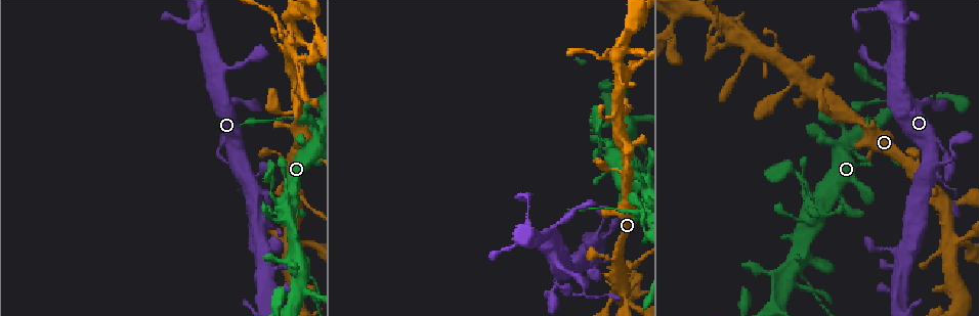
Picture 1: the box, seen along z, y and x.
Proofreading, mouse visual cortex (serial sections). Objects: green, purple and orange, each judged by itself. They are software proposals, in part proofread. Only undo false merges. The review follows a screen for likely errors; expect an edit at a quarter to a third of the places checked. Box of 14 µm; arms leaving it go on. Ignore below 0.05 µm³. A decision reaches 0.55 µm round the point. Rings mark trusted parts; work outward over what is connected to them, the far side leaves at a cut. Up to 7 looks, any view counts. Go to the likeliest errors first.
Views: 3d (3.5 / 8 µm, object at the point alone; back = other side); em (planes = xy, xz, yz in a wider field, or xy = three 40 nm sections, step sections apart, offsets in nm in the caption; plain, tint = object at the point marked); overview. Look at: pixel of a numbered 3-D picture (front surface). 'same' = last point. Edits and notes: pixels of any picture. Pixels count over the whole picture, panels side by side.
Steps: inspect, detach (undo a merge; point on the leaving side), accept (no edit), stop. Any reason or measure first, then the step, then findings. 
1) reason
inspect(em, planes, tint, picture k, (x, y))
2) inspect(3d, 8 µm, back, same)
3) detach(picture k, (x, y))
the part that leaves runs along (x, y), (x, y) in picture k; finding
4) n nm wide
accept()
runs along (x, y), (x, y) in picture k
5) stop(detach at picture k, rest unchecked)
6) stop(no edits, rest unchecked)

thick turns thin
inspect(3d, 3.5 µm, picture 1, (638, 212))

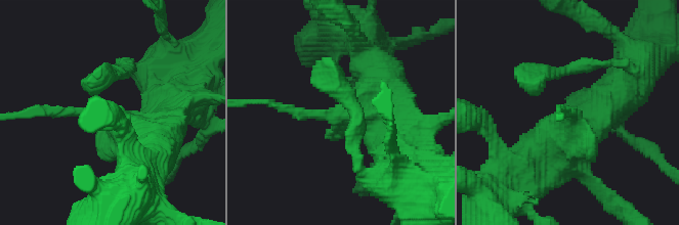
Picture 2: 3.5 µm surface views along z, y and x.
shape alone is not enough
inspect(em, xy, step 1, tint, picture 2, (565, 128))

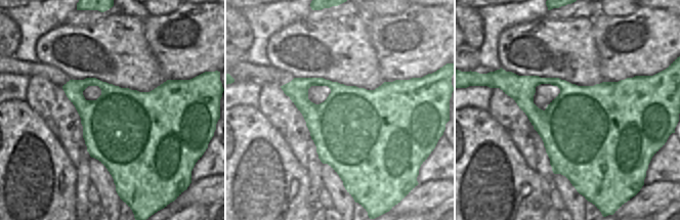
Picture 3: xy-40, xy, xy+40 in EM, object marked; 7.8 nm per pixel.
accept()
runs along (155, 156), (92, 109), (57, 109) in picture 2; continuous, no second cell

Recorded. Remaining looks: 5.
abrupt turn
inspect(em, xy, step 5, tint, picture 1, (955, 190))

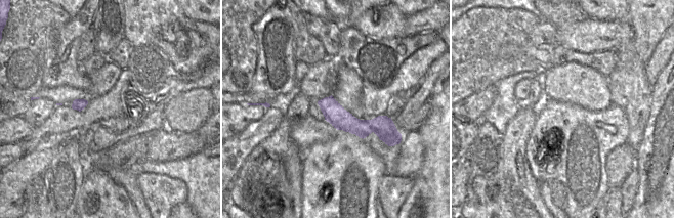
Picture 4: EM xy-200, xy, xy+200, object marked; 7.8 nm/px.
inspect(3d, 3.5 µm, same)

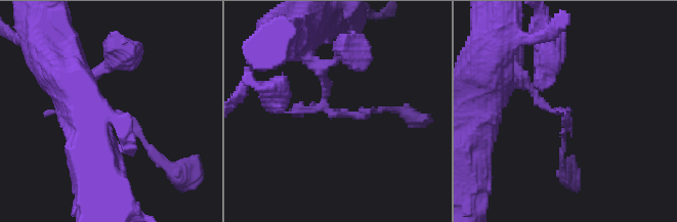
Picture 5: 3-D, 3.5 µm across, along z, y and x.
detach(picture 5, (361, 114))
the part that leaves runs along (328, 110), (353, 116), (379, 110), (404, 113) in picture 5; two cells meet here

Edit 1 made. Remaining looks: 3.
stop(detach at picture 5, rest unchecked)

